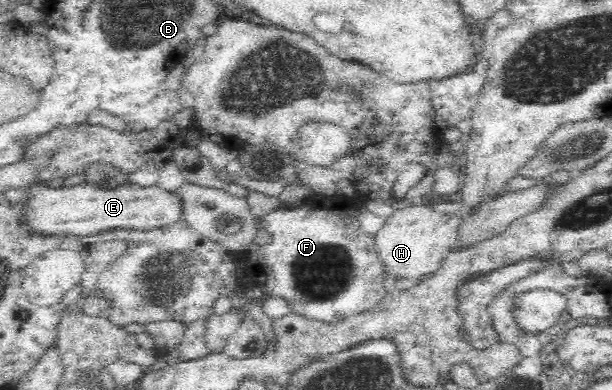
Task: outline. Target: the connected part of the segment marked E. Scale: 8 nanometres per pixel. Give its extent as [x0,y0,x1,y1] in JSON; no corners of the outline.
[16,181,181,237]

